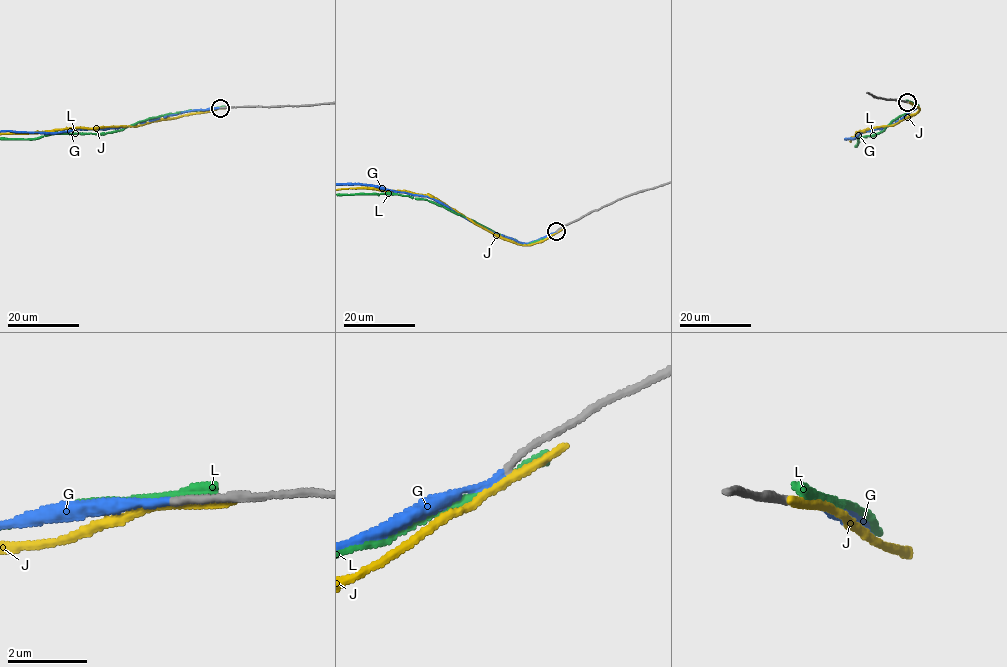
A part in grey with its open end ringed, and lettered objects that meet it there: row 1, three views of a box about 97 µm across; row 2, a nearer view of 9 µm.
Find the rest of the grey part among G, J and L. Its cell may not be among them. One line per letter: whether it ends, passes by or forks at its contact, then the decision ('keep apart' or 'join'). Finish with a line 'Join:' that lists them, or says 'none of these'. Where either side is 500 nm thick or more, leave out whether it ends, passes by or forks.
G: it ends | join
J: it passes by | keep apart
L: it ends | keep apart
Join: G

